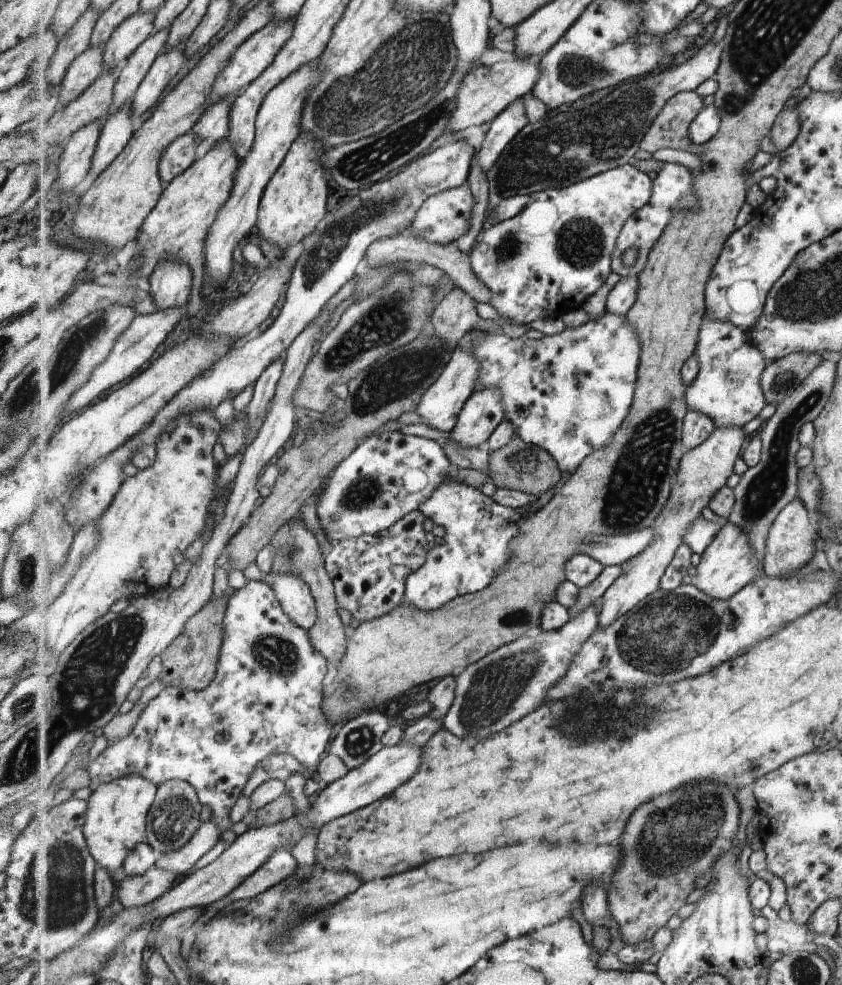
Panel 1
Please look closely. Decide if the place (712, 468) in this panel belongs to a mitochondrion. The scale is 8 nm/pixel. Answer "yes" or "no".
no

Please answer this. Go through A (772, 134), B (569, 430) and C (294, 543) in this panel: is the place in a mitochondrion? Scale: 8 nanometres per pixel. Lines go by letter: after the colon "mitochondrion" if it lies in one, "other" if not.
A: other
B: mitochondrion
C: mitochondrion

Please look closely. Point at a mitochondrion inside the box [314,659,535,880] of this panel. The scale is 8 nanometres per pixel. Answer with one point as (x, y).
(358, 739)

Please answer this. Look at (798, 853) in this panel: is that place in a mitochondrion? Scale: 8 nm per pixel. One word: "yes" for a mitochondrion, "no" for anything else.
no

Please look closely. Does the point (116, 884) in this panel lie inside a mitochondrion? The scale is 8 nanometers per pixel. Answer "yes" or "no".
no

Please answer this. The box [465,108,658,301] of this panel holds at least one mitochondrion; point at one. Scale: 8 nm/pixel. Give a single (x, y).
(579, 243)

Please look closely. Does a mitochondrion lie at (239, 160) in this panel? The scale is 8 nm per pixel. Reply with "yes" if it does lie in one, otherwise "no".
no

